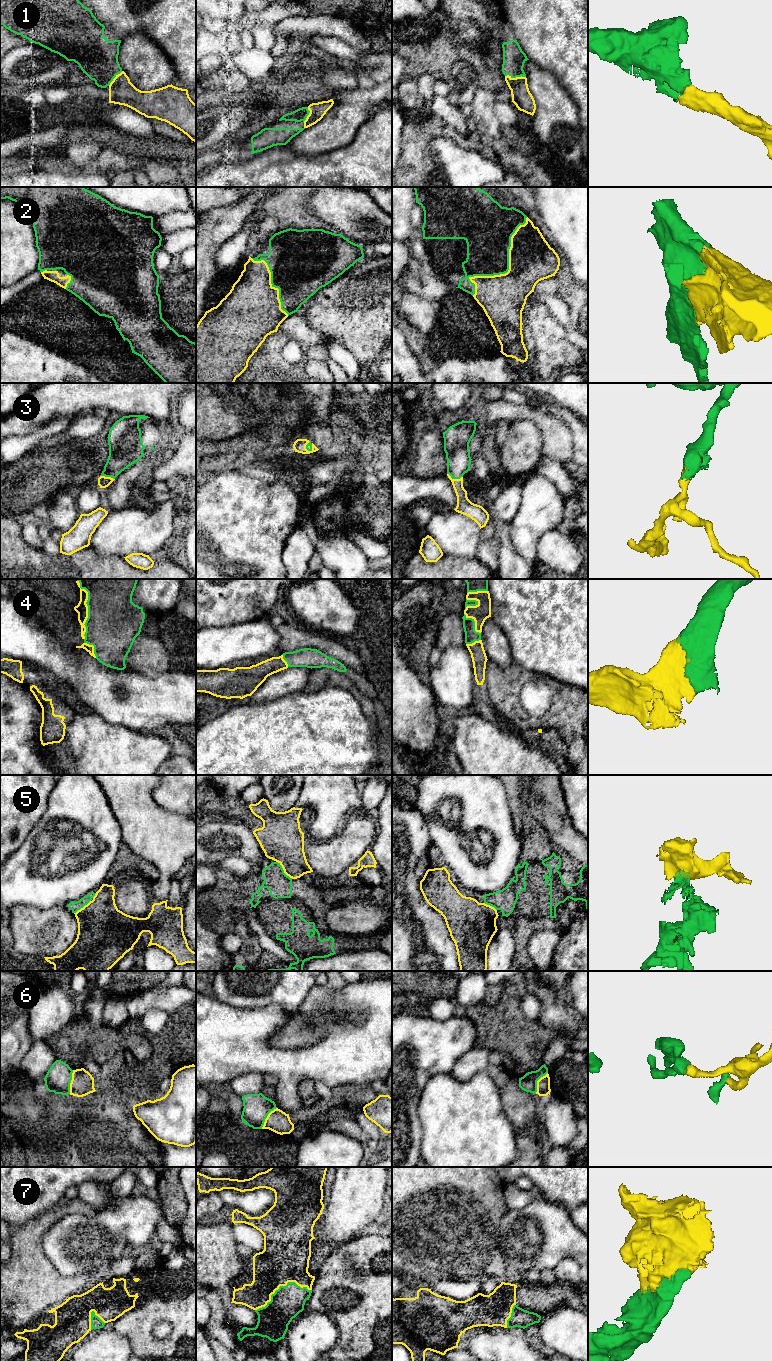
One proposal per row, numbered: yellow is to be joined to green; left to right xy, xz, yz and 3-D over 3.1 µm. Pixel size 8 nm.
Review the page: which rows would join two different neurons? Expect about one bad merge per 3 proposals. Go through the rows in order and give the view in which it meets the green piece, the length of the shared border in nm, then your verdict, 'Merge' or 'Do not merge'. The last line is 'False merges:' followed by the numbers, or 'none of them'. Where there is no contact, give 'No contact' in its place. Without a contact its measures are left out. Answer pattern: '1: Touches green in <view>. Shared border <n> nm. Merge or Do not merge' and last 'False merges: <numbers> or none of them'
1: Touches green in yz. Shared border 170 nm. Merge
2: Touches green in yz. Shared border 750 nm. Merge
3: Touches green in yz. Shared border 130 nm. Merge
4: Touches green in xy. Shared border 480 nm. Merge
5: Touches green in xz. Shared border 190 nm. Do not merge
6: Touches green in xy. Shared border 190 nm. Do not merge
7: Touches green in xz. Shared border 480 nm. Merge
False merges: 5, 6

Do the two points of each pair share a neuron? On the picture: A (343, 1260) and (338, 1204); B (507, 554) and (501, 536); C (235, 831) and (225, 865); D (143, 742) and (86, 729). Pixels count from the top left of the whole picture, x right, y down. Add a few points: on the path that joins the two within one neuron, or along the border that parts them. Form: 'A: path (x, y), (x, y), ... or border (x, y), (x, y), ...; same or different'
A: border (357, 1237), (332, 1252); different
B: path (505, 550), (503, 540); same
C: border (250, 861), (227, 856), (215, 865), (206, 865); different
D: path (129, 742), (100, 742); same

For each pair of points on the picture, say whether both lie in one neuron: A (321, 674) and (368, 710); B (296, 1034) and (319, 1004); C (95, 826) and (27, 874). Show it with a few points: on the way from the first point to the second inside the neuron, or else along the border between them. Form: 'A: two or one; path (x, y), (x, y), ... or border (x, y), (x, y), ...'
A: one; path (334, 678), (346, 683), (360, 697)
B: one; path (303, 1027), (315, 1011)
C: one; path (75, 826), (62, 826), (35, 854)

